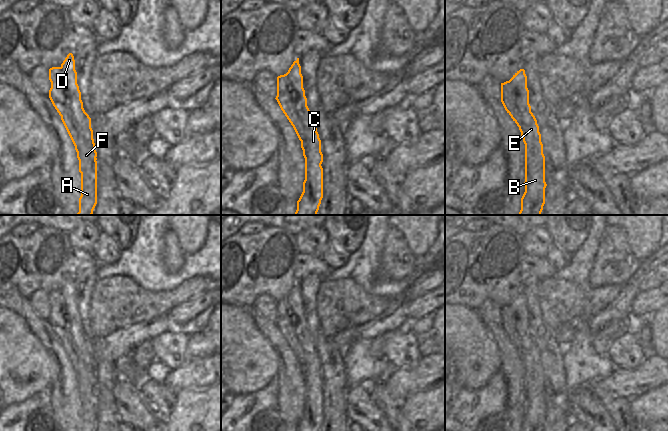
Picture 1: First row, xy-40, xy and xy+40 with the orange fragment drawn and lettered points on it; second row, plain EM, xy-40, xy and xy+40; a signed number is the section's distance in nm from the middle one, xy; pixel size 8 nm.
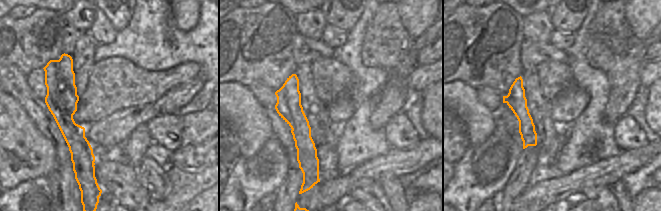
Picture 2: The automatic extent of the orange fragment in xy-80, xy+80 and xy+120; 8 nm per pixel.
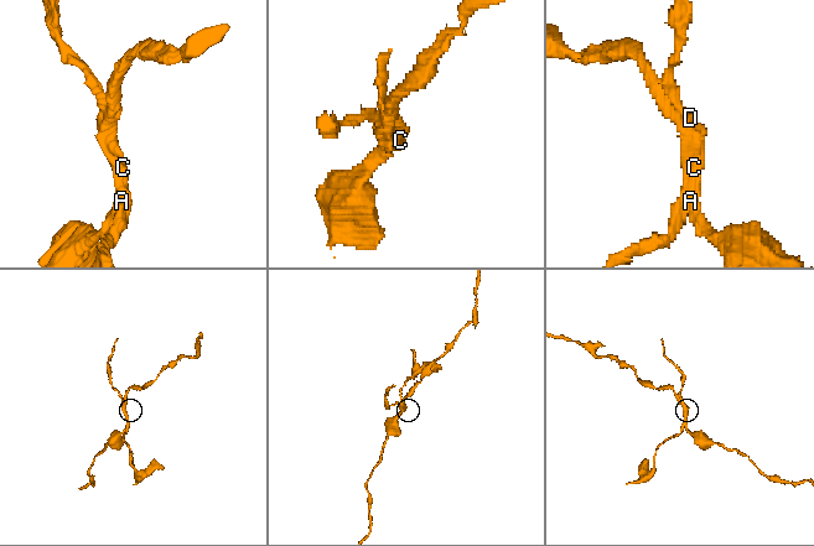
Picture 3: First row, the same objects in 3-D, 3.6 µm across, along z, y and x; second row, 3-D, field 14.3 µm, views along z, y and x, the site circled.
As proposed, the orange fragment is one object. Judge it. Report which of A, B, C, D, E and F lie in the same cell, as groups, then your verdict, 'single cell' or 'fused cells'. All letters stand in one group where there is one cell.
A B C D E / F; fused cells

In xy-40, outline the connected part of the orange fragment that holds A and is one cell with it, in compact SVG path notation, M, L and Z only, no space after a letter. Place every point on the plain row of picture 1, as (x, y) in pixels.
M97 391L81 399L79 431L95 431L97 428Z

